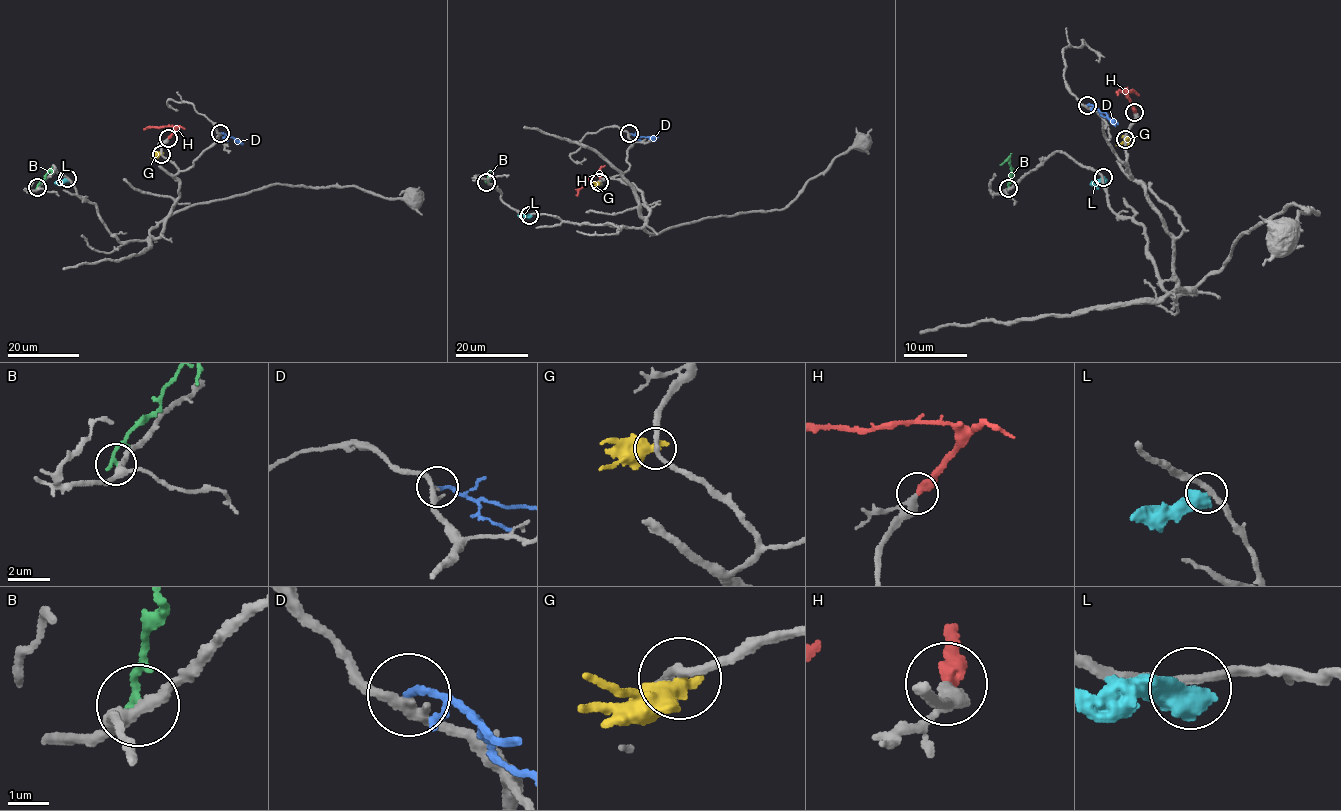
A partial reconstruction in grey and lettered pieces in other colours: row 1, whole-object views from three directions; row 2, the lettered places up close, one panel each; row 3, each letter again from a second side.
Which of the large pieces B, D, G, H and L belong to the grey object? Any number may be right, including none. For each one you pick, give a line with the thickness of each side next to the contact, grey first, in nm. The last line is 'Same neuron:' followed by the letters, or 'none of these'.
H: 240 nm thick on the grey side, 380 nm on the other
Same neuron: H

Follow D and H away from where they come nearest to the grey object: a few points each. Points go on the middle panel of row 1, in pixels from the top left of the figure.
D: (629, 134), (658, 137)
H: (599, 183), (600, 177), (596, 175), (589, 178), (576, 195)

